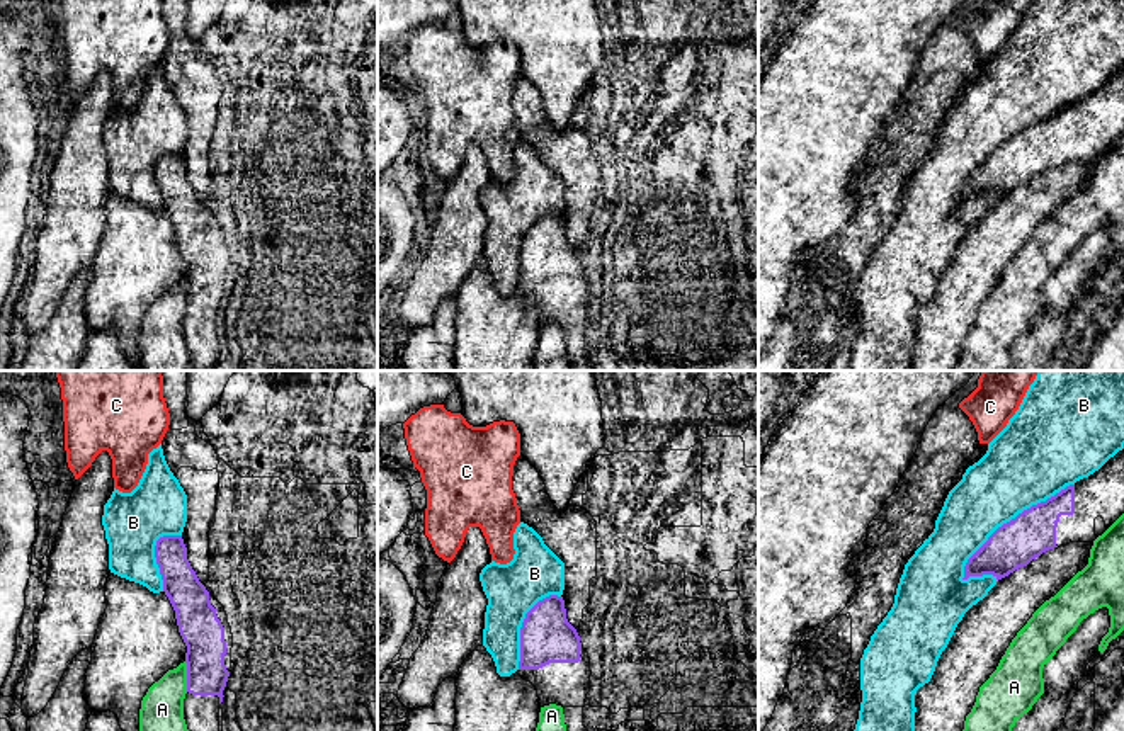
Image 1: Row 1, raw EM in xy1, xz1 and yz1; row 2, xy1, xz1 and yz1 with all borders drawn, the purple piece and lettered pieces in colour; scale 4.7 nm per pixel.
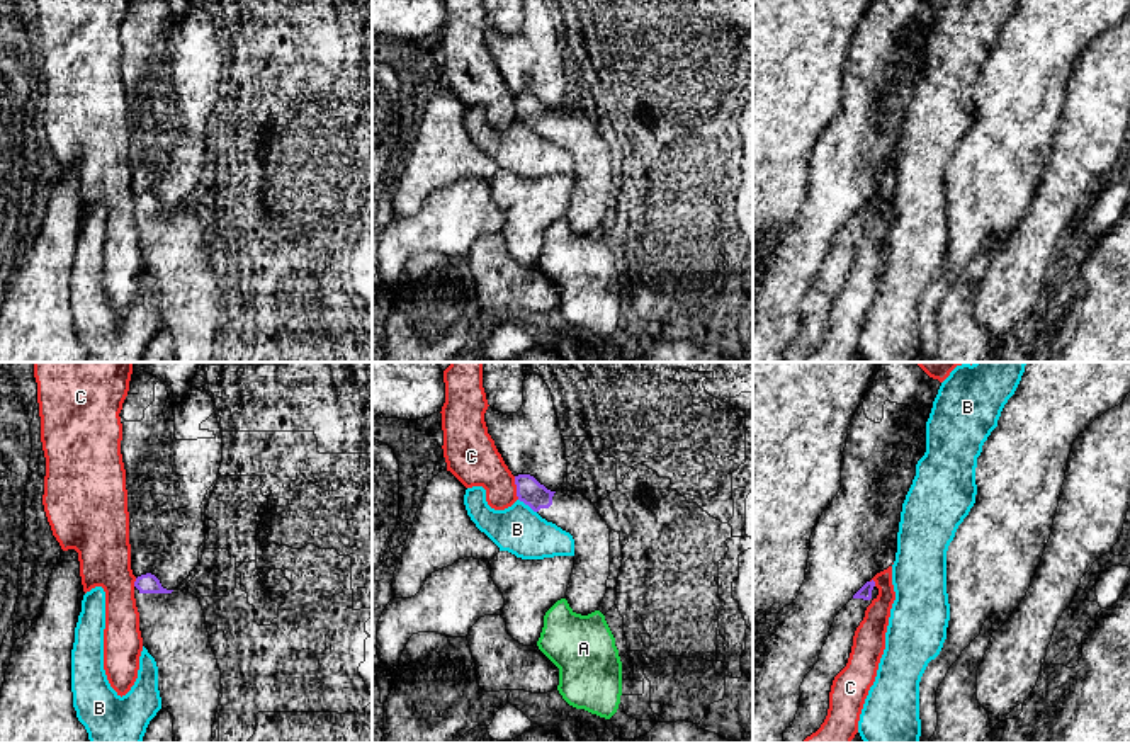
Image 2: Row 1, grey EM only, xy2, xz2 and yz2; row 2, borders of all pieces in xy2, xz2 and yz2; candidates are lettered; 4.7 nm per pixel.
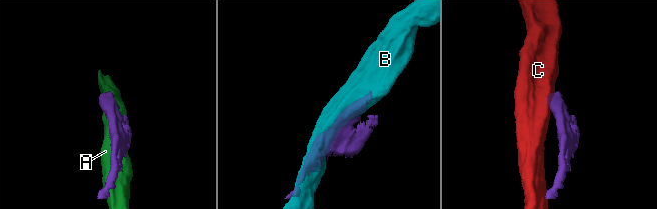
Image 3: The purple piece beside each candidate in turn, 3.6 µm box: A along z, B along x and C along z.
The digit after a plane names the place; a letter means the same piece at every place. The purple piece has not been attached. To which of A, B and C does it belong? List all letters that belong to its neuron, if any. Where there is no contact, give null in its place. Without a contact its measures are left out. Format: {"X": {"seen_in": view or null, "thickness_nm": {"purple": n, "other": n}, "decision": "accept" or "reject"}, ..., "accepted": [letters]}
{"A": {"seen_in": "xy1", "thickness_nm": {"purple": 200, "other": 200}, "decision": "reject"}, "B": {"seen_in": "yz1", "thickness_nm": {"purple": 220, "other": 360}, "decision": "reject"}, "C": {"seen_in": "xz2", "thickness_nm": {"purple": 120, "other": 240}, "decision": "reject"}, "accepted": []}

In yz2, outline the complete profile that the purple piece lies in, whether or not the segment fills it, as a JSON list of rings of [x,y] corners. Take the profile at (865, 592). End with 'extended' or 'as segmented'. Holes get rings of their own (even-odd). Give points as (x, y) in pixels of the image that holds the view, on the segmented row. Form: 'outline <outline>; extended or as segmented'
outline [[[867,581],[834,617],[819,661],[800,685],[800,706],[794,724],[785,729],[782,743],[804,743],[804,740],[816,733],[824,723],[833,680],[846,666],[855,631],[863,621],[867,607],[877,595],[879,588],[875,581]]]; extended

